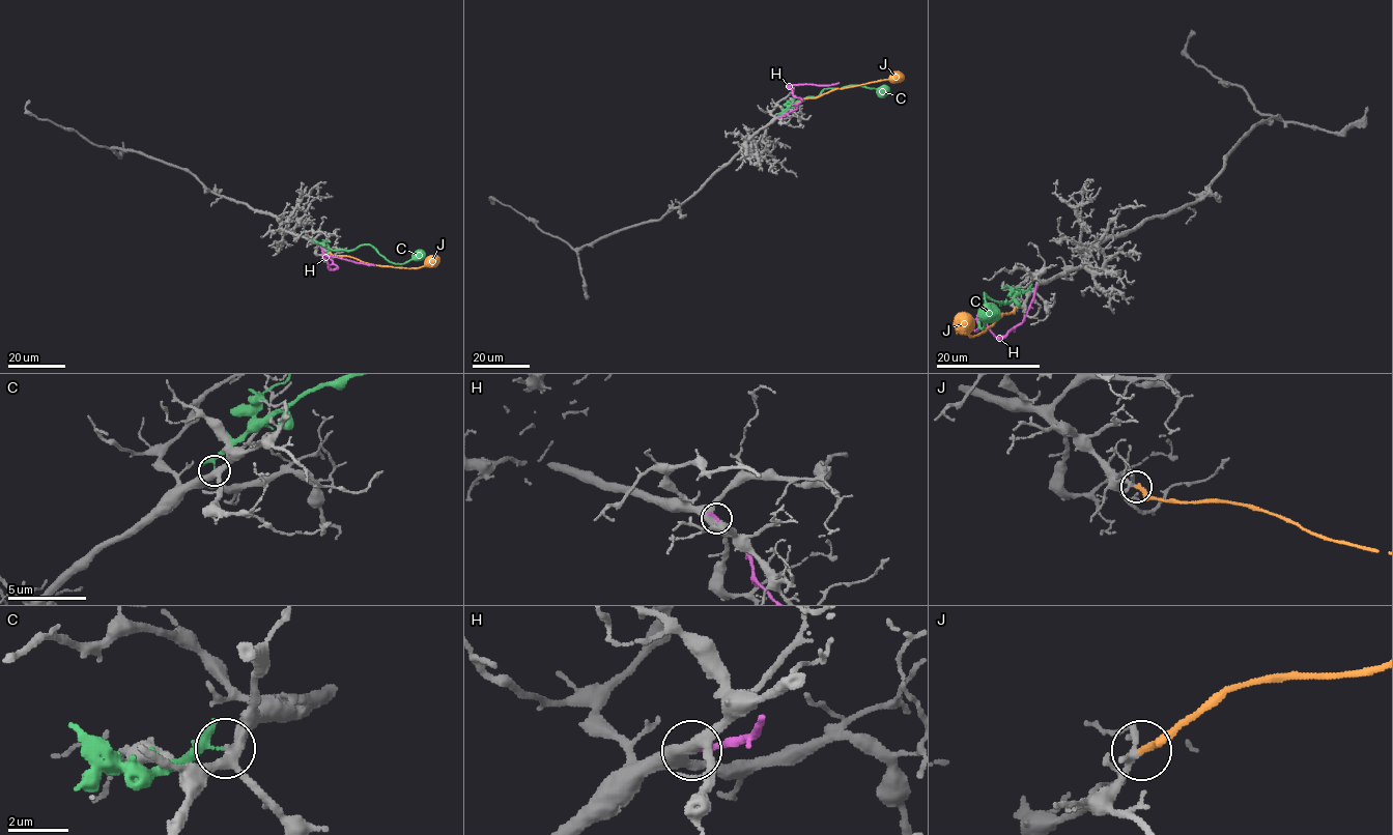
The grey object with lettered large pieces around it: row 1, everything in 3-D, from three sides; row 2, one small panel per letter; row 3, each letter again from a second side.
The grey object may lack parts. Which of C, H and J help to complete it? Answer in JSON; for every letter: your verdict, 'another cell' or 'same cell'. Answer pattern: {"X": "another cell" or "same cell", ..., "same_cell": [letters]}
{"C": "another cell", "H": "another cell", "J": "same cell", "same_cell": ["J"]}

